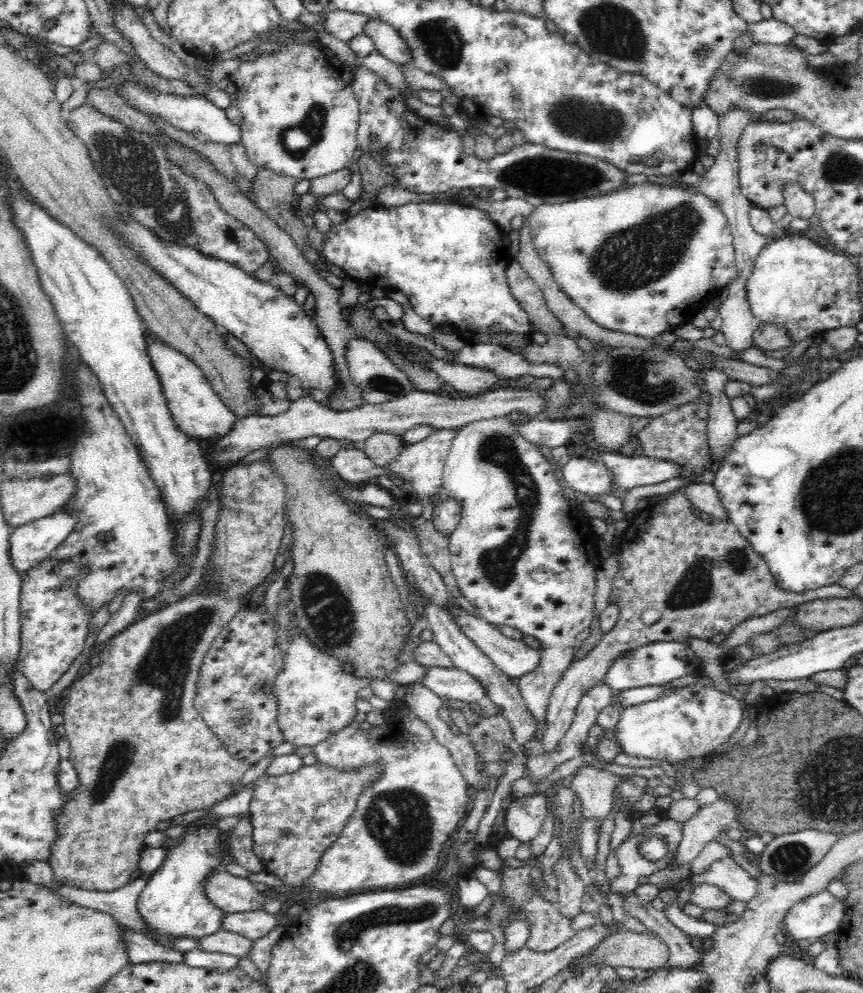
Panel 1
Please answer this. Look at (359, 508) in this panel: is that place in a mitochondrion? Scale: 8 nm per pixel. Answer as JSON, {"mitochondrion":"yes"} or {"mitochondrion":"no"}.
{"mitochondrion":"no"}

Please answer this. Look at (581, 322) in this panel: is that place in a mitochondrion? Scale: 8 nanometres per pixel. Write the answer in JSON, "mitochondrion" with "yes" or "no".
{"mitochondrion":"no"}

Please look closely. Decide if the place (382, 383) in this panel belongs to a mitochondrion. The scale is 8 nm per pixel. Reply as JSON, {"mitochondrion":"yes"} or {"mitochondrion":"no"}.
{"mitochondrion":"yes"}

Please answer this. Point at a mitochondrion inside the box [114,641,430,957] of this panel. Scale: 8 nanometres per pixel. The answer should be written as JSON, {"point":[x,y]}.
{"point":[242,718]}

